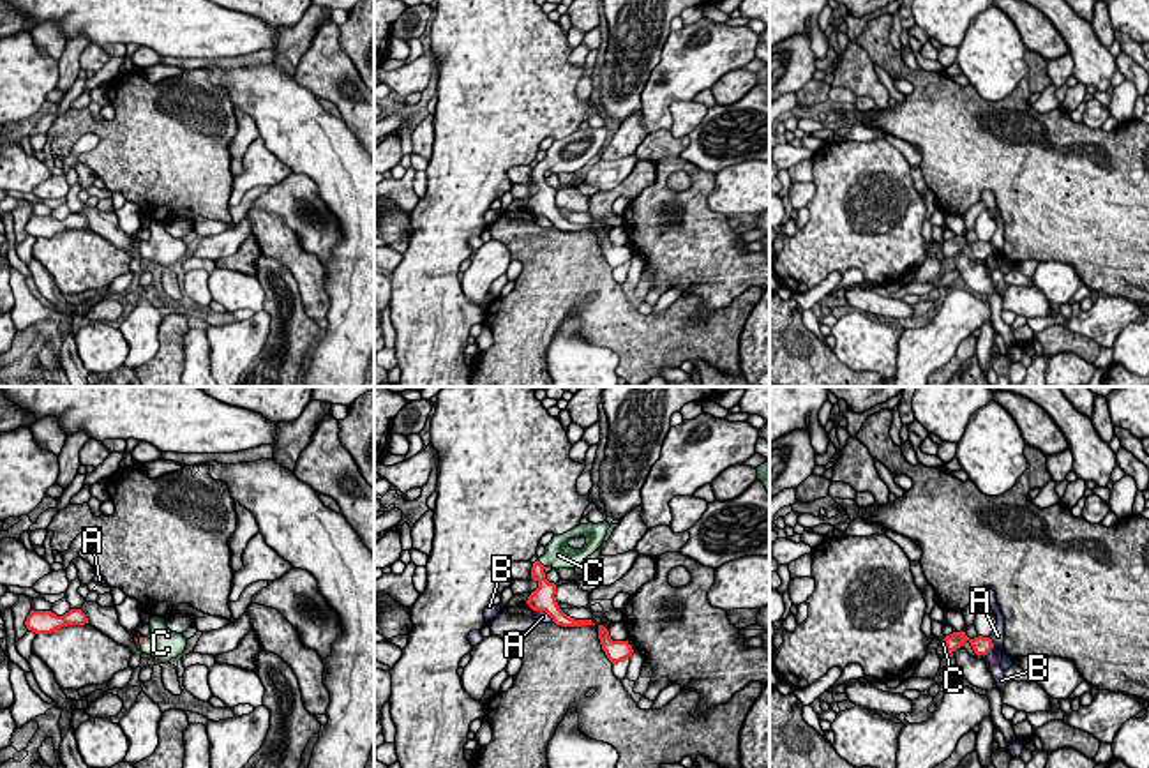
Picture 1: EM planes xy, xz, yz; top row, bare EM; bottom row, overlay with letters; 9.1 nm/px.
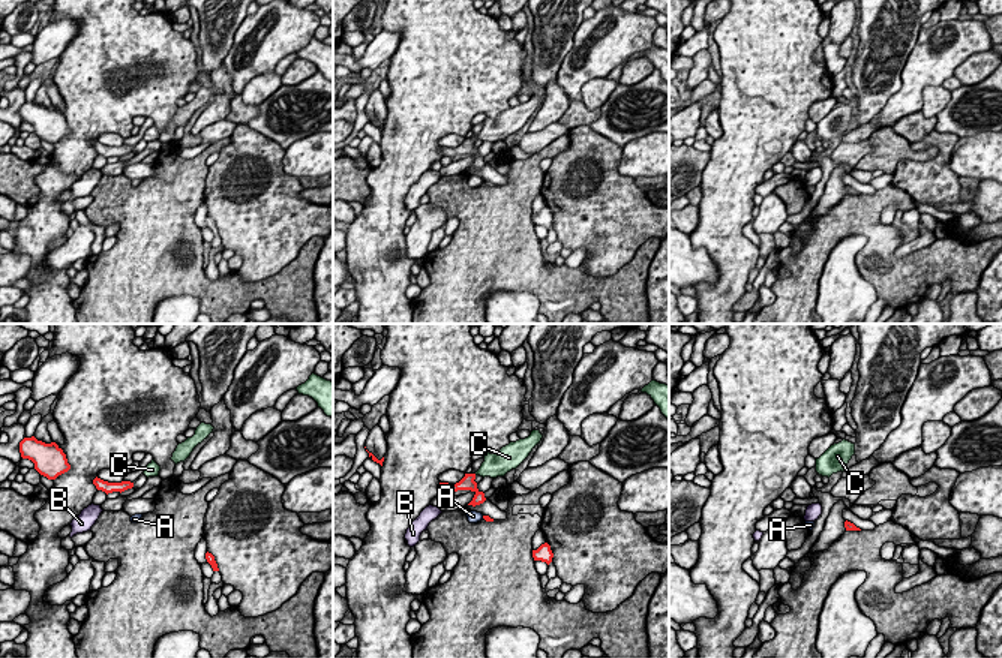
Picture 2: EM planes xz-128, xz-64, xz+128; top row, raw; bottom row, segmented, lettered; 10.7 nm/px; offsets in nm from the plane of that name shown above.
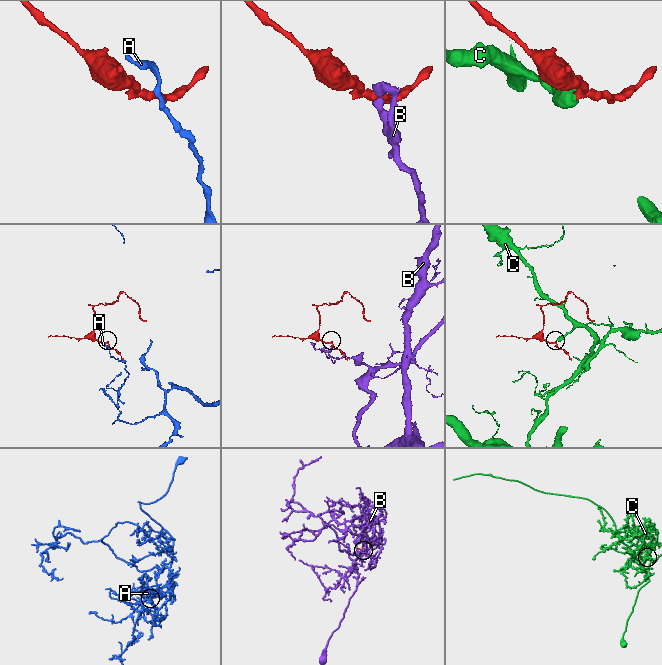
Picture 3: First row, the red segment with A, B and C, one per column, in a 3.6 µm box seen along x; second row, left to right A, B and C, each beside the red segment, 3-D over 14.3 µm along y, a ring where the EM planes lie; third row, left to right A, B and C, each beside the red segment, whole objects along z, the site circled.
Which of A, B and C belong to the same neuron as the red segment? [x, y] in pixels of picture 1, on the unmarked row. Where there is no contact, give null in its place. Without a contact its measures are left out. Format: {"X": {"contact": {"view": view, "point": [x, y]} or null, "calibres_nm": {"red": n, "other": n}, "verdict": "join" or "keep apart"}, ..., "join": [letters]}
{"A": {"contact": {"view": "yz", "point": [992, 248]}, "calibres_nm": {"red": 160, "other": 130}, "verdict": "keep apart"}, "B": {"contact": {"view": "yz", "point": [987, 256]}, "calibres_nm": {"red": 160, "other": 140}, "verdict": "keep apart"}, "C": {"contact": {"view": "xz", "point": [540, 168]}, "calibres_nm": {"red": 170, "other": 260}, "verdict": "join"}, "join": ["C"]}

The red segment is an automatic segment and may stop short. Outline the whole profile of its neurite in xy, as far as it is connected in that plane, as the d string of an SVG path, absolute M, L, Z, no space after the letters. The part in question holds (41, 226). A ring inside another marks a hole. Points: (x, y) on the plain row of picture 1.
M71 214L64 221L56 221L51 215L30 215L26 221L26 233L35 238L51 238L67 230L85 230L88 228L86 219L81 214Z

